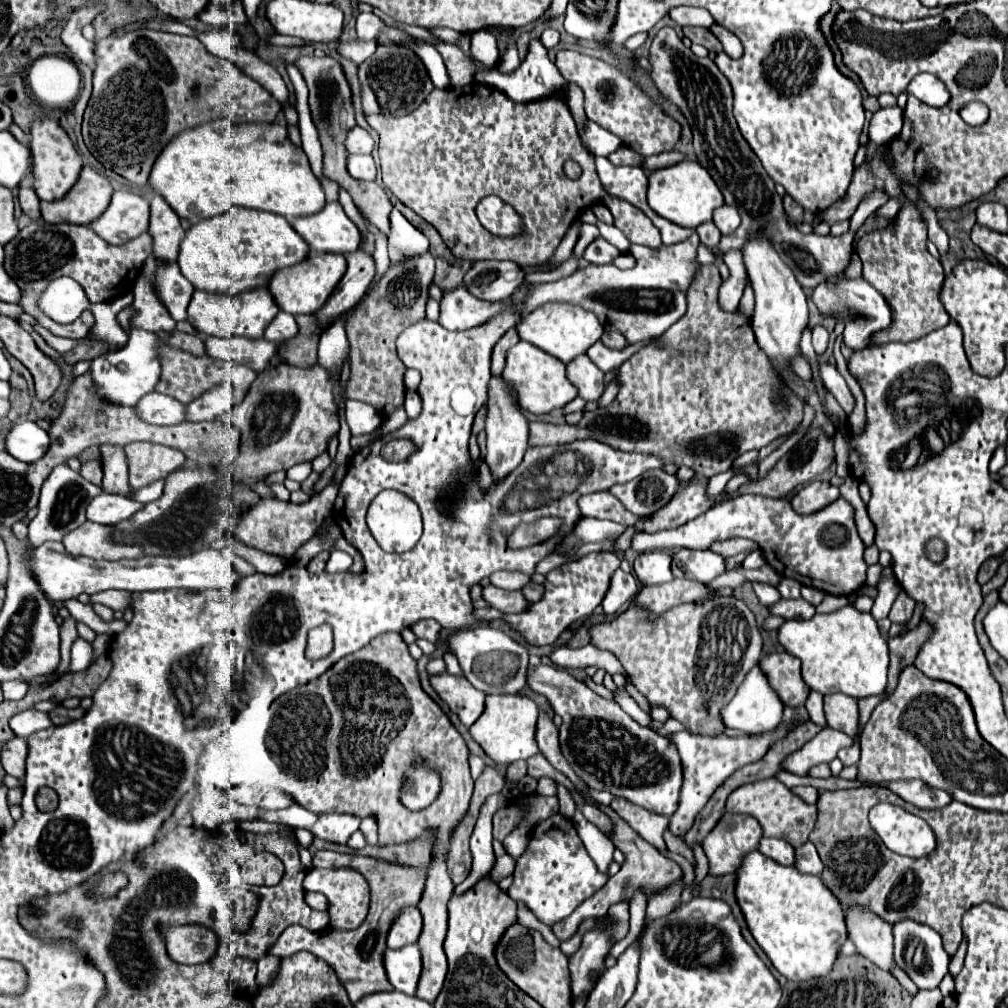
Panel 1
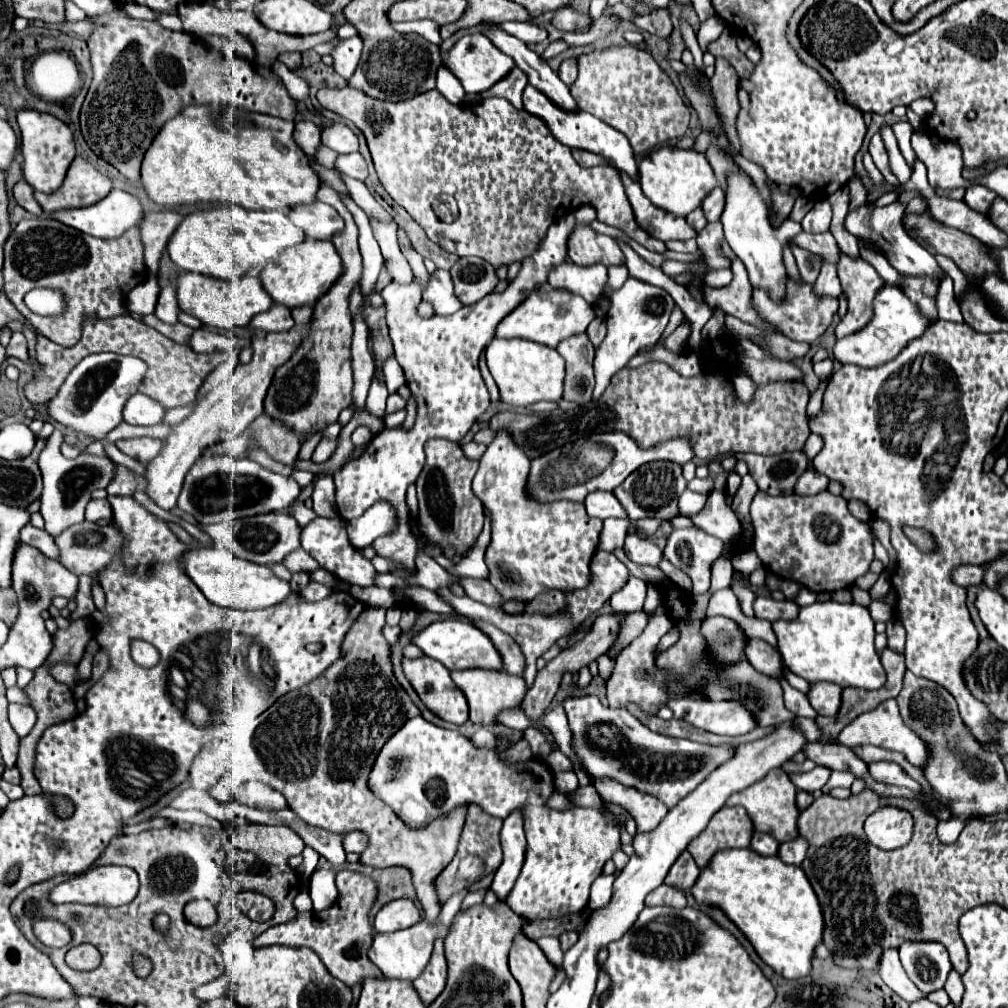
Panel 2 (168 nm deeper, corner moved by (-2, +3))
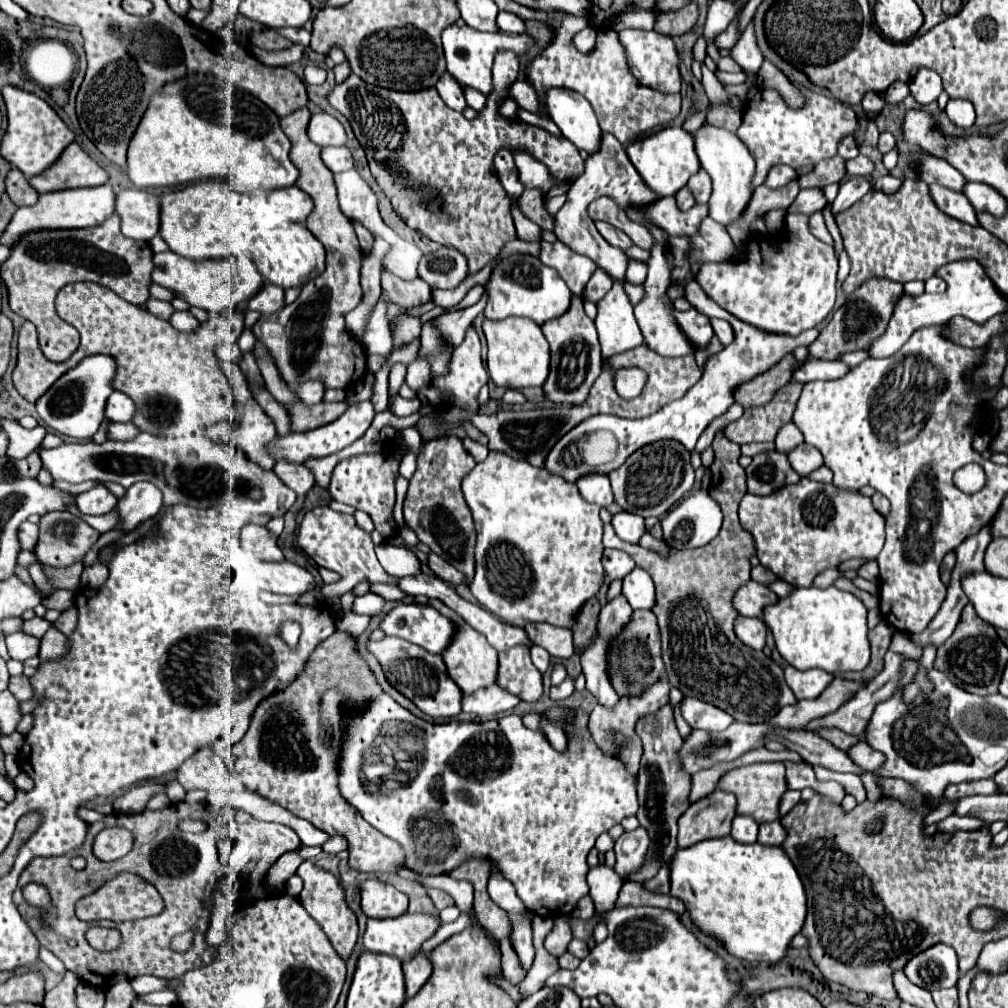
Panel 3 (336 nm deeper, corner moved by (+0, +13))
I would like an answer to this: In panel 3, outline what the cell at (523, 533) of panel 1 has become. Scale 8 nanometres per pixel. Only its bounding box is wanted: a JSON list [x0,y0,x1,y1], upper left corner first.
[462,451,604,627]

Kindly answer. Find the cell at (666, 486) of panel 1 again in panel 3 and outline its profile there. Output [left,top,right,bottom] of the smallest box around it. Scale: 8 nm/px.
[610,441,694,519]

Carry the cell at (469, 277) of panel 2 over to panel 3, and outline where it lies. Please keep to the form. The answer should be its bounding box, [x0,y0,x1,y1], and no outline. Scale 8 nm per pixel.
[418,247,470,289]

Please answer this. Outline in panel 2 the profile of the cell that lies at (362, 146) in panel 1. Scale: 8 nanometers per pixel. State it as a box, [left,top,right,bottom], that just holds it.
[320,121,358,153]

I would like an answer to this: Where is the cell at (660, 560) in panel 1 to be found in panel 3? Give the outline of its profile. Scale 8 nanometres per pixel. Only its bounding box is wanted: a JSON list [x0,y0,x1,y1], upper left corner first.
[612,511,646,545]

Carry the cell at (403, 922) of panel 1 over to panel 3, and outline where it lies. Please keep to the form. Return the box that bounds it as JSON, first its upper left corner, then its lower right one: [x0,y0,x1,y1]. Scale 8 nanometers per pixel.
[362,881,408,917]

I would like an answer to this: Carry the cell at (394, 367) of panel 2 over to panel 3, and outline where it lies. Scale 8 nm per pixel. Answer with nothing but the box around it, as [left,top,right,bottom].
[388,395,422,417]

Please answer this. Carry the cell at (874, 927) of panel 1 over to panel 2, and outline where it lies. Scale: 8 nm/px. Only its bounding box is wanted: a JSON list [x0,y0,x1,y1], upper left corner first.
[878,949,926,1003]

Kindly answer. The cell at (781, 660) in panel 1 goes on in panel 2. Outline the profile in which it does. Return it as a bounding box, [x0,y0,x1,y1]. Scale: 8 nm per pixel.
[746,639,782,677]

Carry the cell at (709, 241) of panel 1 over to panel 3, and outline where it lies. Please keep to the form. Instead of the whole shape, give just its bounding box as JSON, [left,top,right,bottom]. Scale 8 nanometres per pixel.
[676,187,694,211]

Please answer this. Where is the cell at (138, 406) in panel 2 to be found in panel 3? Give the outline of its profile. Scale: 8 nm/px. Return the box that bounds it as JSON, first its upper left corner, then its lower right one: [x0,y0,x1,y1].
[106,391,134,421]

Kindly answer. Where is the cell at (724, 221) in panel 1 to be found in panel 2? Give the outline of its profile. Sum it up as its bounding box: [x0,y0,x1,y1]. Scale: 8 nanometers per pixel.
[702,187,724,221]

